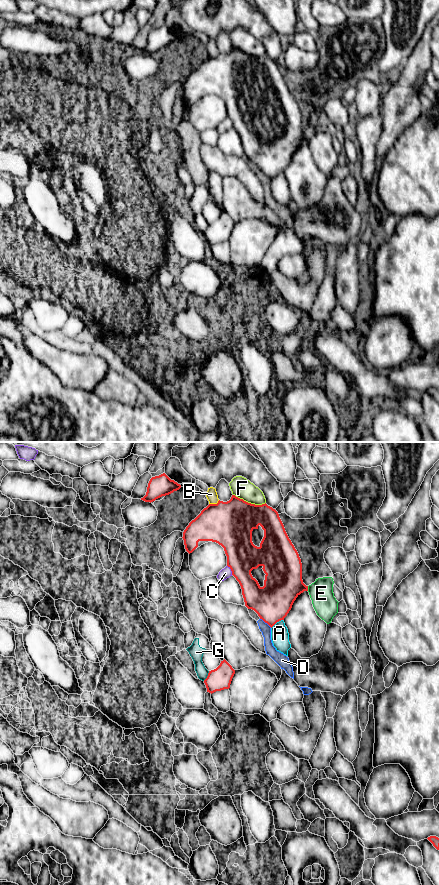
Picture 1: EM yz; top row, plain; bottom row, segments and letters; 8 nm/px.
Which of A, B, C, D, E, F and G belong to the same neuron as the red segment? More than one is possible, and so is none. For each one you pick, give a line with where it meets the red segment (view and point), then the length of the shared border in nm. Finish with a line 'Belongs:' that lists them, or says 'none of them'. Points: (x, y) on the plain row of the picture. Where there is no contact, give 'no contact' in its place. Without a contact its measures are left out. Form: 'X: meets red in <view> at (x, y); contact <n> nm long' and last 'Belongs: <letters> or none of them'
Belongs: none of them

